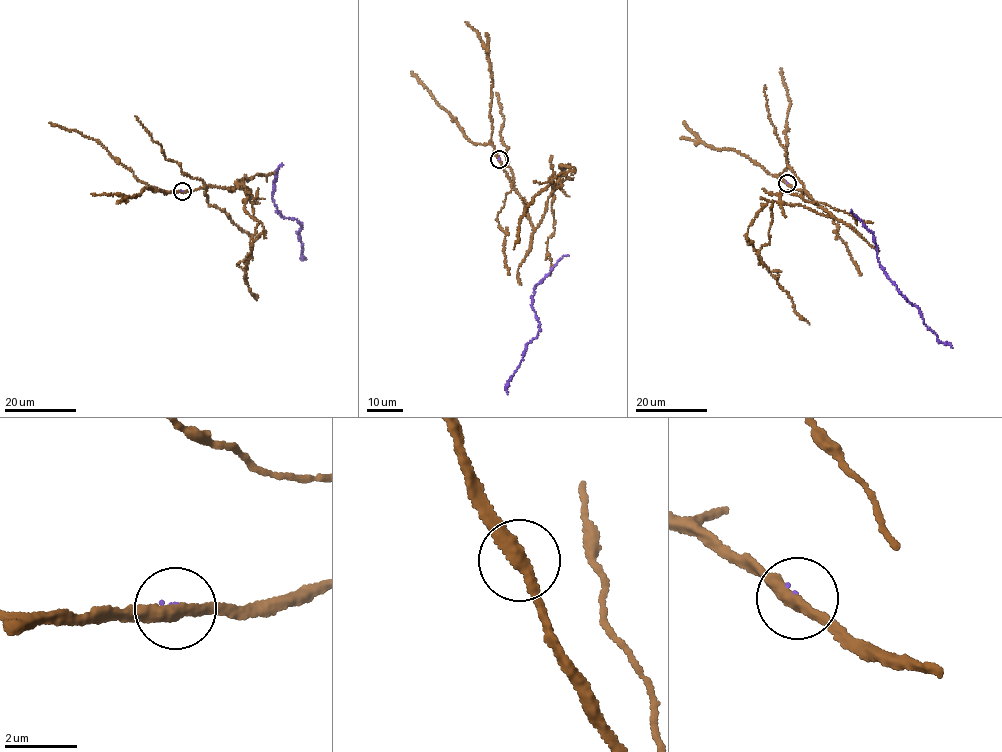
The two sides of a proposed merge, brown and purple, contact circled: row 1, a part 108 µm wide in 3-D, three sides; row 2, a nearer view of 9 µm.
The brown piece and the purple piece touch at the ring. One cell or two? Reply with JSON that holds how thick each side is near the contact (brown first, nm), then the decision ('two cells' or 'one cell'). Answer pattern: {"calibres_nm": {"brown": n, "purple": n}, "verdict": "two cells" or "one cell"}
{"calibres_nm": {"brown": 320, "purple": 70}, "verdict": "two cells"}

